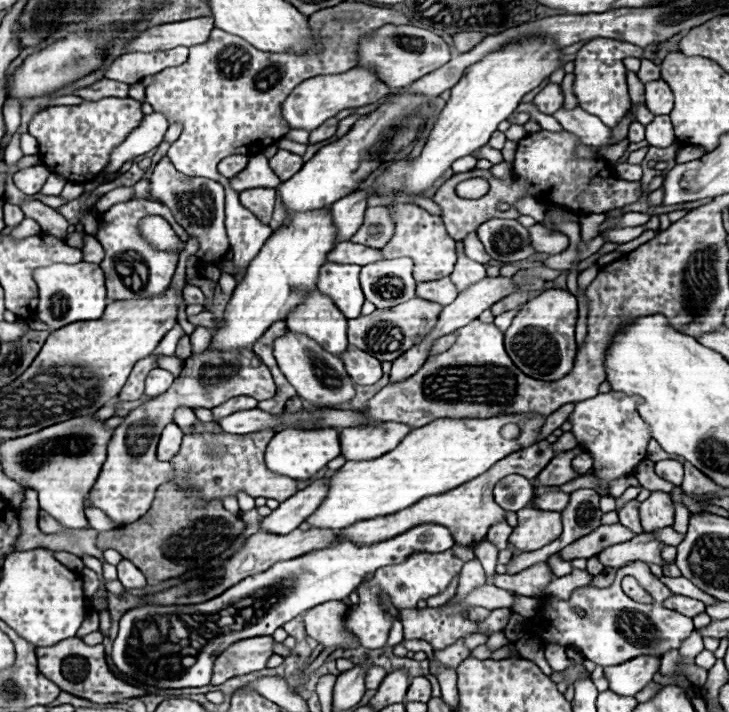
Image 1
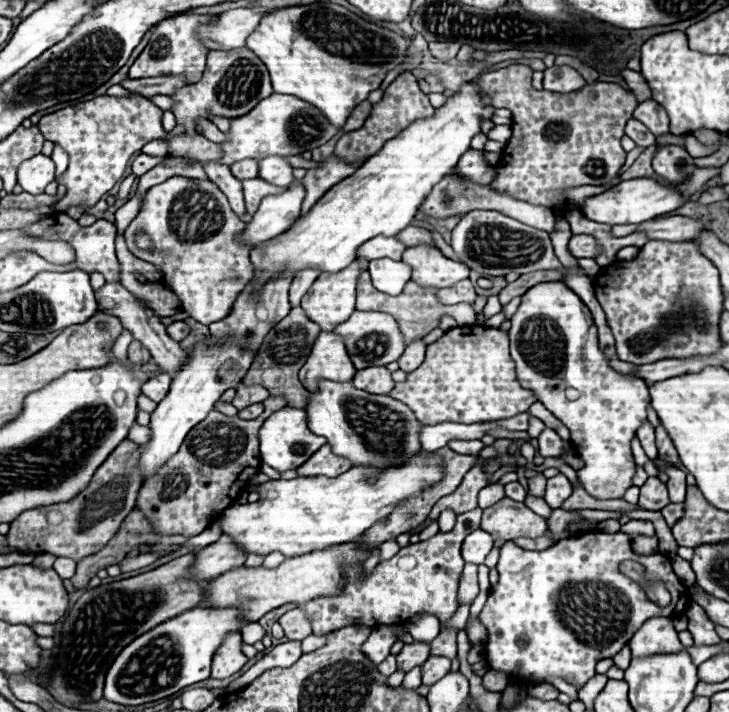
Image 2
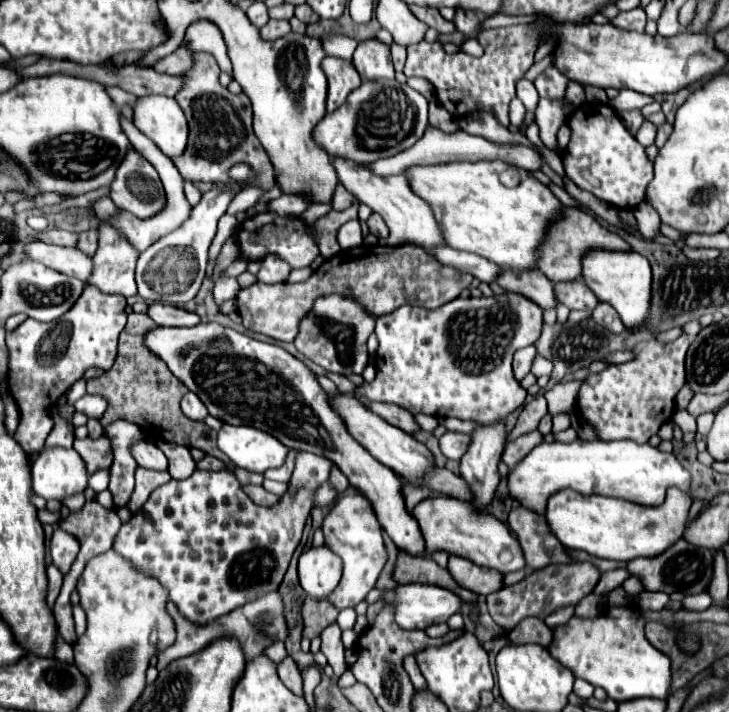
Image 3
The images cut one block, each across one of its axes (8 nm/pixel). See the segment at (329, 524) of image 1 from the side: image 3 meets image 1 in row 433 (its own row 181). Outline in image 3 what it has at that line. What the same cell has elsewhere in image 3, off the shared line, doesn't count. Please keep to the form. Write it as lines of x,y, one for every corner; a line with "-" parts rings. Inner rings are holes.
500,160
452,162
414,166
406,170
406,176
412,190
432,206
450,248
484,256
506,270
536,270
540,246
546,242
550,226
564,216
564,204
526,170
520,170
518,186
506,188
498,180
504,168
506,162

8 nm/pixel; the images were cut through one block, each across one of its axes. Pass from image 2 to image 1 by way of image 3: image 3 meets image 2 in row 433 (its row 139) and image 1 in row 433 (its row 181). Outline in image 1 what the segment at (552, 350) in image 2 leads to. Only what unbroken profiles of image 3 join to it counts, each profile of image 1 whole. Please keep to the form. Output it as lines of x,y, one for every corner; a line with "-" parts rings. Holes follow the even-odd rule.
614,391
599,393
590,400
578,402
578,406
568,418
572,422
570,432
594,460
590,474
598,480
598,492
602,496
610,496
610,484
618,478
632,476
634,468
642,460
646,460
648,442
652,434
648,424
636,412
638,404
640,404
638,396
628,396

